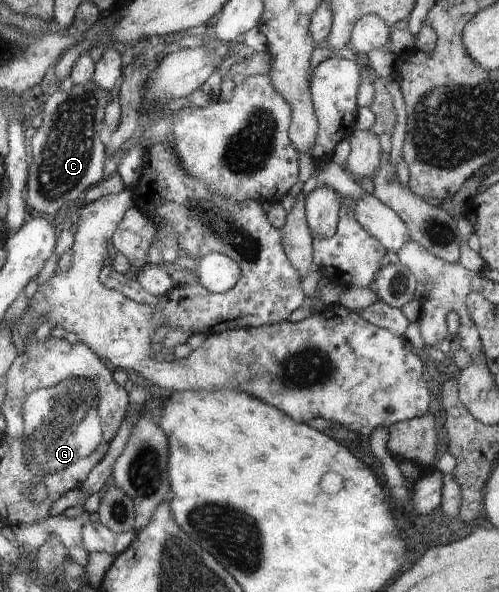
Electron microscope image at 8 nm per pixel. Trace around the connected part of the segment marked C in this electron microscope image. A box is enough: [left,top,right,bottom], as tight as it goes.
[25,81,118,216]

